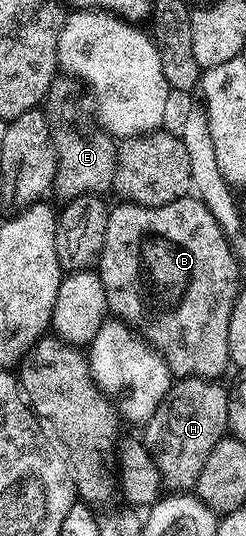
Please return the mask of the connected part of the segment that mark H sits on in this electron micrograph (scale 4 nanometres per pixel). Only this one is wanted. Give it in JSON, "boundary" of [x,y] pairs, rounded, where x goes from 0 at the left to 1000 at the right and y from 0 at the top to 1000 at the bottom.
{"boundary":[[[752,703],[715,709],[671,744],[622,767],[622,774],[577,795],[573,821],[606,849],[638,864],[667,903],[703,916],[789,914],[850,841],[927,806],[931,752],[927,720],[890,718],[886,709],[833,703]]]}

